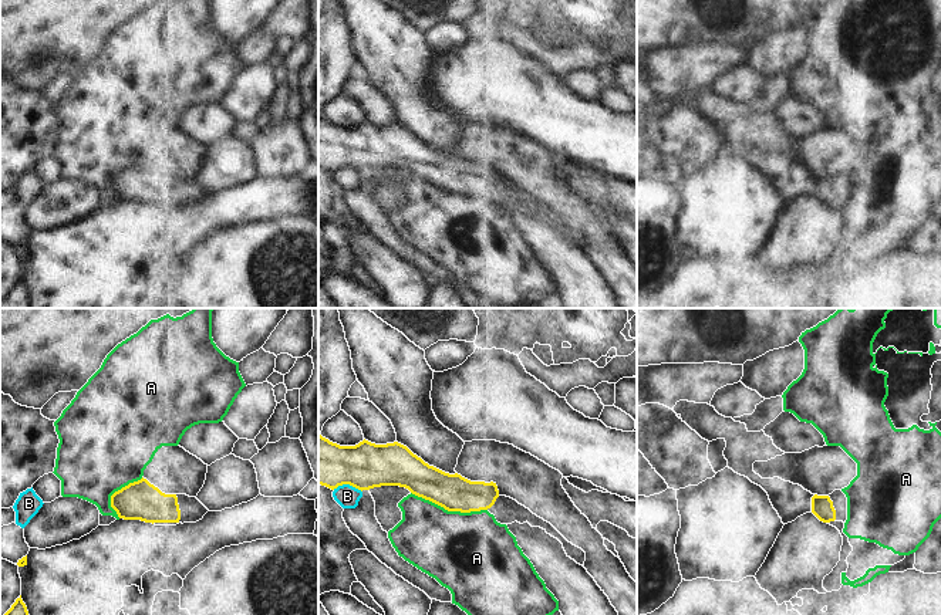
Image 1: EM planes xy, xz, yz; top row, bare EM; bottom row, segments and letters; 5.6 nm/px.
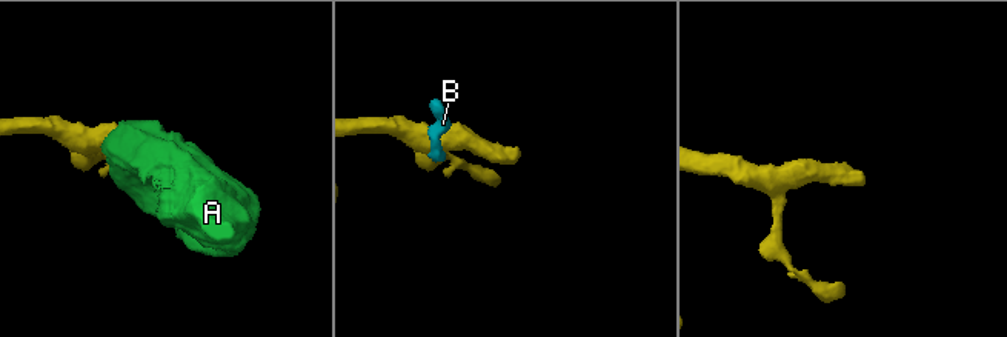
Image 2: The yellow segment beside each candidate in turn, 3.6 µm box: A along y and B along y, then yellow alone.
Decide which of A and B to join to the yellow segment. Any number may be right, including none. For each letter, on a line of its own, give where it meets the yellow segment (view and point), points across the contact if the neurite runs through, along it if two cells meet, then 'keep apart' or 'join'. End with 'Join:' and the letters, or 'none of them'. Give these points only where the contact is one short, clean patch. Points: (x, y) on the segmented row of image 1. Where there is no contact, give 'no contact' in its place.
A: xz (449, 510) | keep apart
B: xz (347, 483) | along xz (333, 489), (341, 485), (351, 485), (361, 492) | keep apart
Join: none of them

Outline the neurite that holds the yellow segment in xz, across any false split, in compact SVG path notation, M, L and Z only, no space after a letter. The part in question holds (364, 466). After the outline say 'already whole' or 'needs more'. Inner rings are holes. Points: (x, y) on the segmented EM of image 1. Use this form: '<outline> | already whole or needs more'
M320 435L318 484L331 490L350 484L361 491L399 486L448 511L488 510L500 524L527 521L557 538L567 557L584 567L586 553L581 548L516 500L500 496L496 483L470 481L458 473L445 473L398 442L375 445L364 439L355 446L340 446Z | needs more

